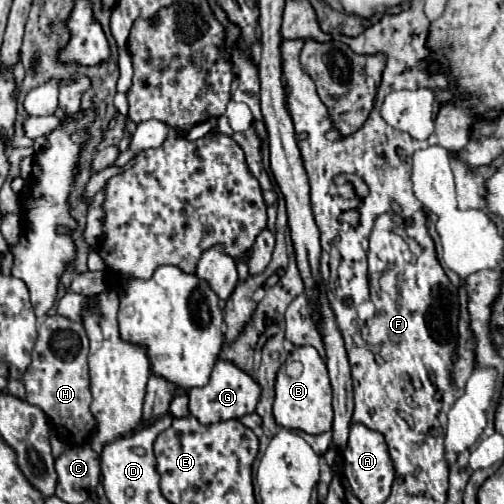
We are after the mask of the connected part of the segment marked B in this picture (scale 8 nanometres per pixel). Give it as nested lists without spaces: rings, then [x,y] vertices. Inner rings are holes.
[[[309,345],[297,347],[289,354],[284,365],[285,367],[281,367],[277,373],[277,383],[275,383],[275,403],[273,403],[275,421],[281,427],[305,431],[309,435],[319,435],[319,433],[331,431],[331,425],[333,425],[333,409],[331,409],[333,391],[331,391],[325,361],[317,353],[317,349],[309,347]]]

